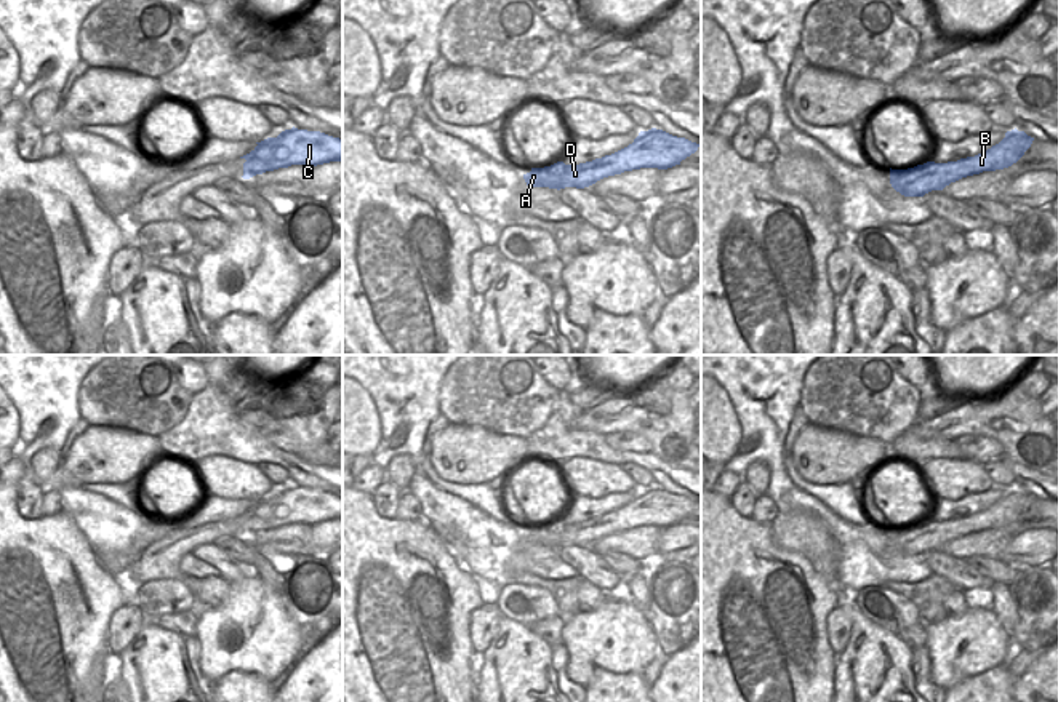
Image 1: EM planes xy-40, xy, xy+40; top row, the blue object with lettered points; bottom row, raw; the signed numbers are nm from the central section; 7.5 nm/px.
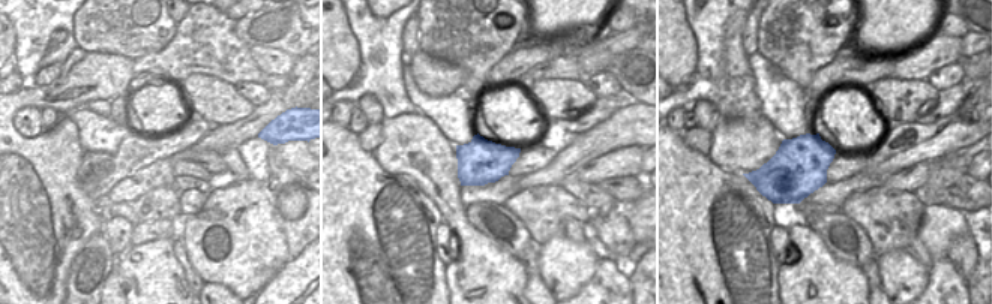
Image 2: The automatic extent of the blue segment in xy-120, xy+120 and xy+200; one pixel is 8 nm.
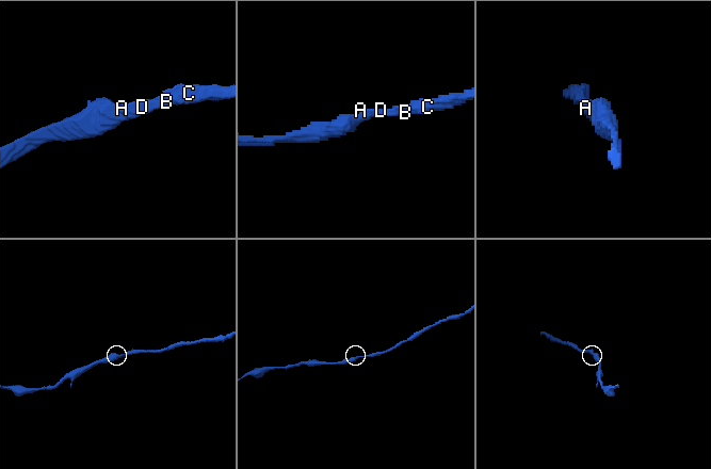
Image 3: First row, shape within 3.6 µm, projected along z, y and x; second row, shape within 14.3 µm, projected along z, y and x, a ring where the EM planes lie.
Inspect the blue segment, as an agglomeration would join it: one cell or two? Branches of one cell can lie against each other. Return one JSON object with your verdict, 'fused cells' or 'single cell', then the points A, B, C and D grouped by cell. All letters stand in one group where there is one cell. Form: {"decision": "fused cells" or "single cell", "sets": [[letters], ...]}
{"decision": "single cell", "sets": [["A", "B", "C", "D"]]}

